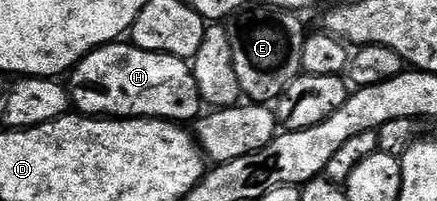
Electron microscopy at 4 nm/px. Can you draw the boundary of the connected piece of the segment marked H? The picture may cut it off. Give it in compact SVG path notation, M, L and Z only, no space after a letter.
M128 41L96 48L72 68L70 78L66 86L71 106L85 117L167 119L188 125L202 115L202 100L191 62L173 55L143 51Z

